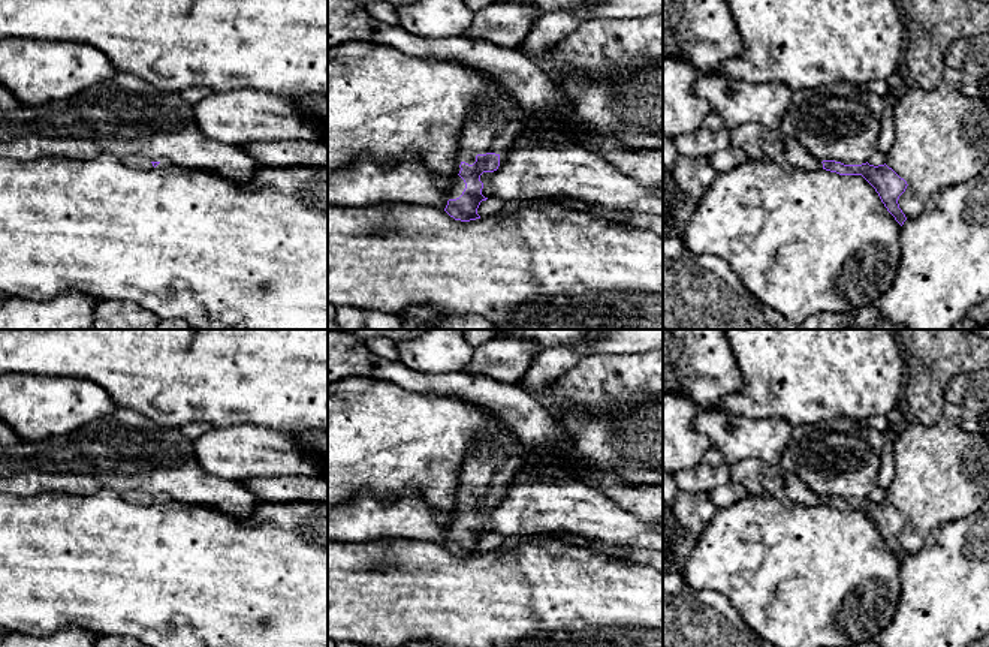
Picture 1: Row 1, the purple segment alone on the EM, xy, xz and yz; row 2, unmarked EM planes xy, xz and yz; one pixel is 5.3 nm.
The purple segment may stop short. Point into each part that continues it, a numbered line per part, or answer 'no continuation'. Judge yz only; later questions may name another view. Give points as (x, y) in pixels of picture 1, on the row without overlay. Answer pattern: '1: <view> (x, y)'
1: yz (759, 478)

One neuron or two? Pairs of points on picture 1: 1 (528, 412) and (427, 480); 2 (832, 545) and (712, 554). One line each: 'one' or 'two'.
1: two
2: one

